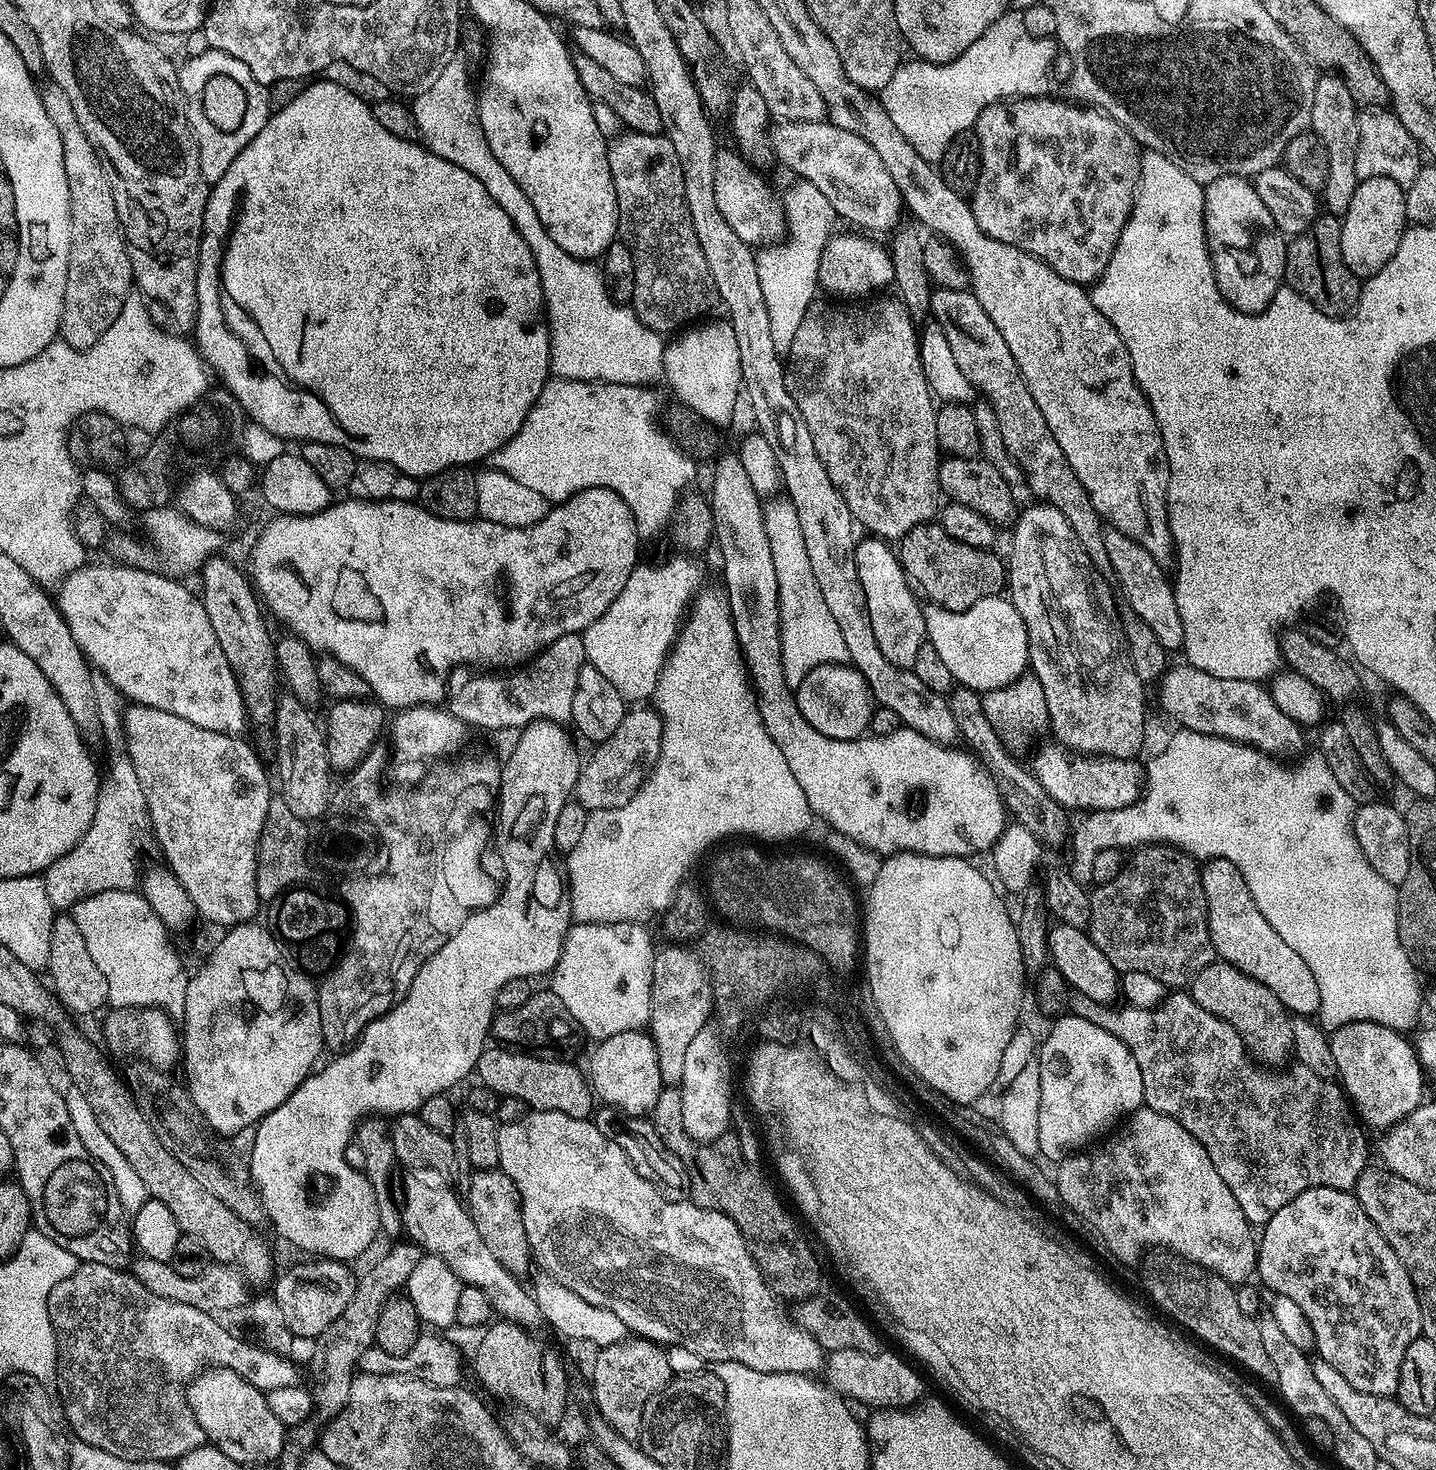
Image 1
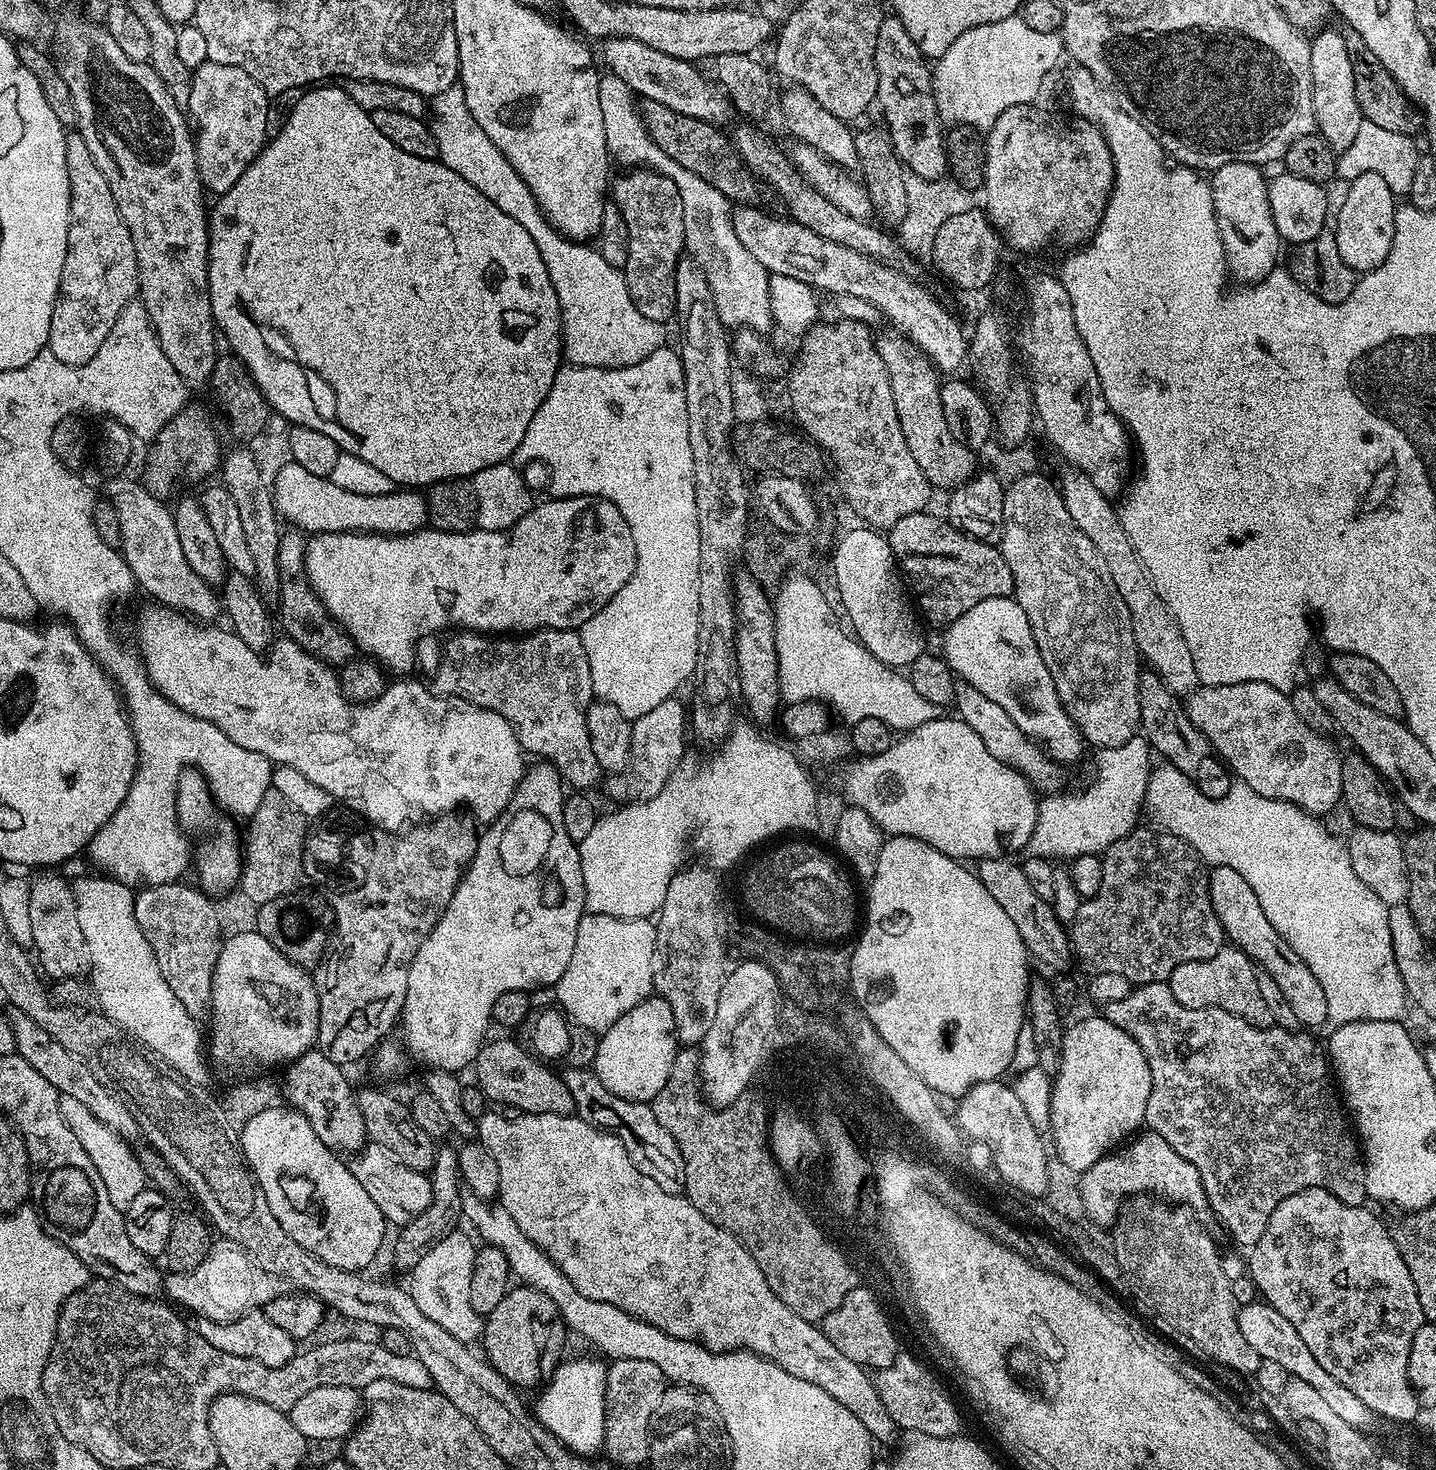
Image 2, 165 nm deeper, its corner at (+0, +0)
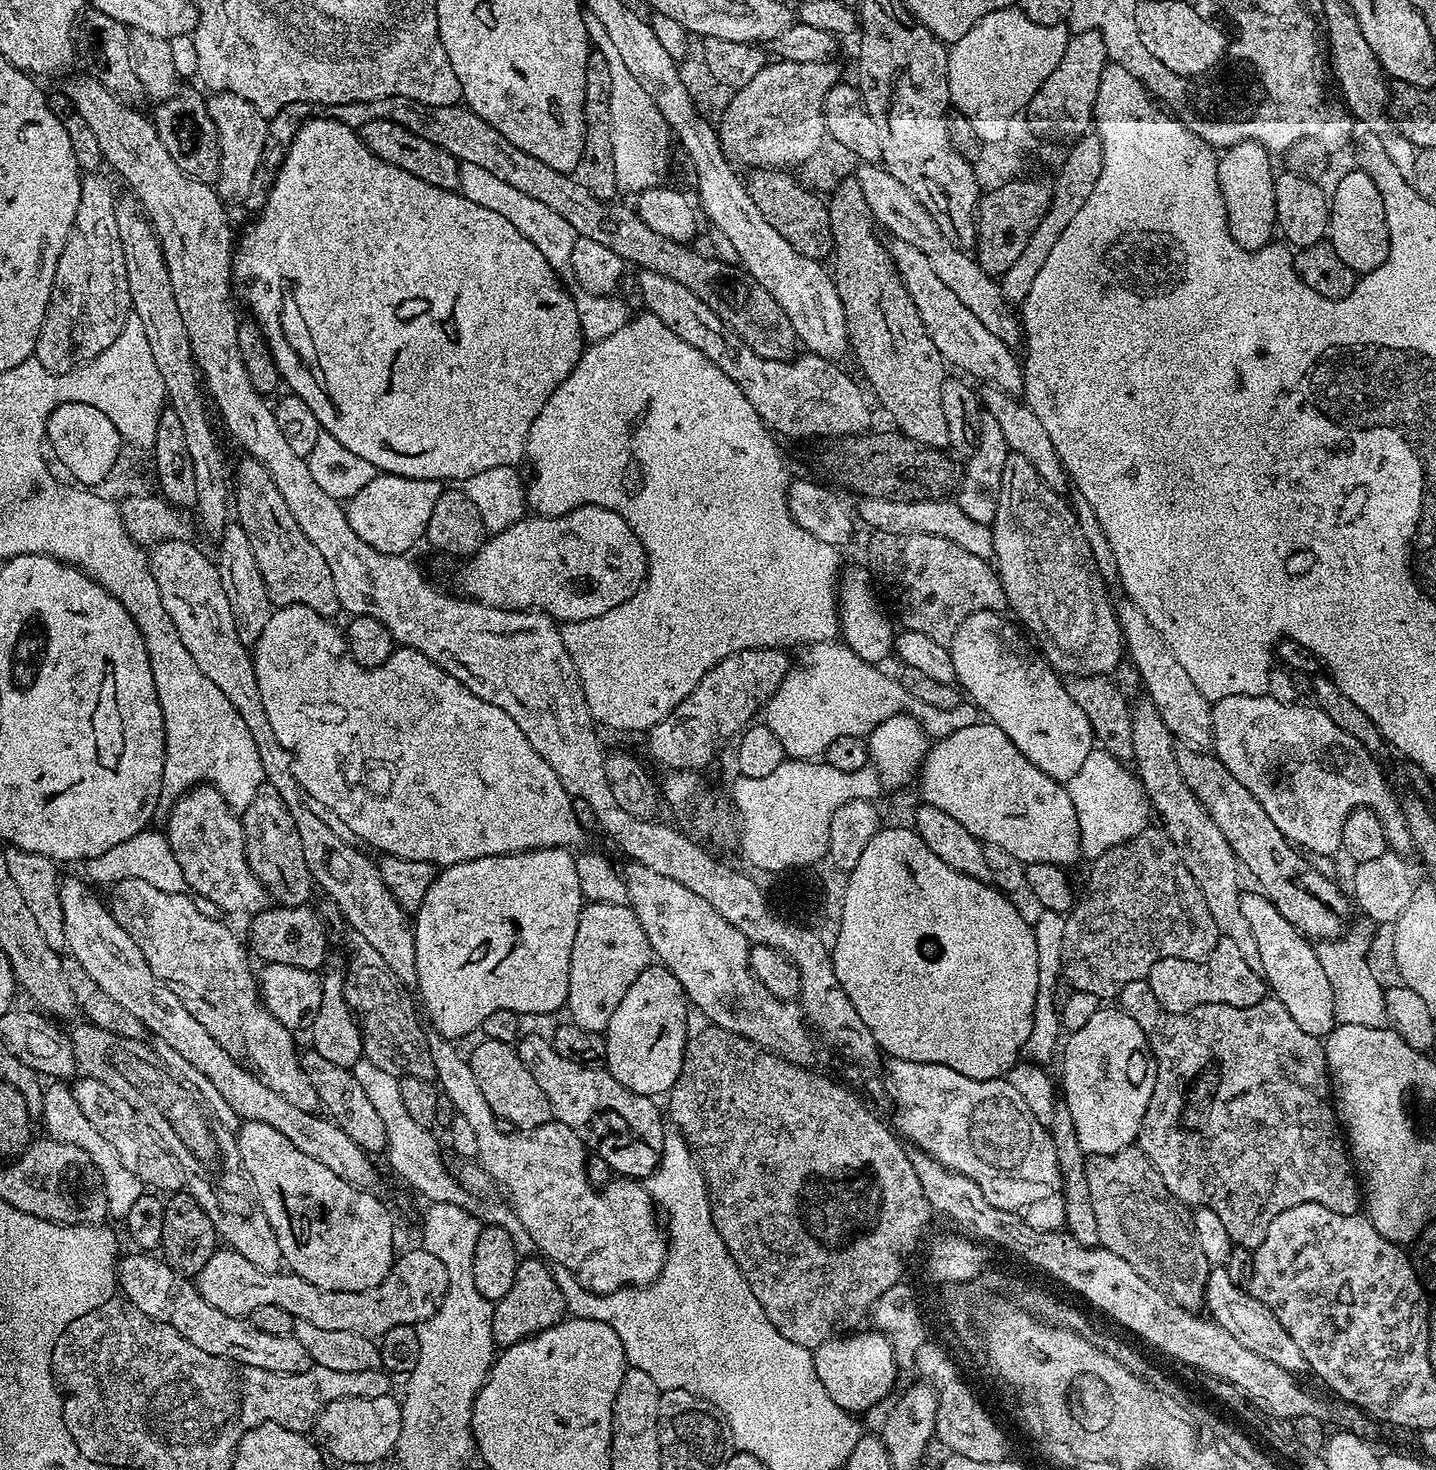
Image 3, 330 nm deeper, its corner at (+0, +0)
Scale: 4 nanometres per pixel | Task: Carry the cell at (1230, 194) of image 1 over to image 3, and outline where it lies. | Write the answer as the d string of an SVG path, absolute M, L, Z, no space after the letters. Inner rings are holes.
M1247 140L1223 149L1219 153L1218 186L1222 190L1224 205L1228 211L1230 238L1248 252L1273 243L1276 227L1276 176L1272 172L1273 153L1258 142Z

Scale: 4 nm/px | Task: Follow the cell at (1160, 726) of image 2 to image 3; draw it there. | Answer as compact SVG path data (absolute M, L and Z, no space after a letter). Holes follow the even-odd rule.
M1184 746L1177 751L1176 757L1178 770L1182 770L1182 778L1186 778L1186 786L1190 786L1206 814L1214 818L1214 826L1222 830L1243 871L1256 879L1255 887L1264 893L1278 914L1313 941L1335 940L1341 935L1349 923L1349 897L1344 897L1339 886L1330 877L1323 876L1308 861L1311 859L1293 847L1282 830L1270 822L1266 810L1258 806L1258 798L1254 798L1254 794L1250 794L1250 790L1246 790L1246 786L1242 786L1242 782L1238 782L1238 778L1234 778L1234 774L1230 774L1211 751Z

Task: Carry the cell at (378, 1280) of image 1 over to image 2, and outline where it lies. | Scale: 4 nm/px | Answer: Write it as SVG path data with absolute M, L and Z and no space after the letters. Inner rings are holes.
M441 1145L435 1156L435 1162L430 1169L431 1204L426 1210L414 1216L410 1223L403 1225L392 1244L392 1258L395 1264L404 1272L411 1271L418 1262L426 1256L428 1250L433 1248L446 1233L457 1227L461 1217L460 1202L462 1199L461 1174L457 1162L457 1149L453 1146Z

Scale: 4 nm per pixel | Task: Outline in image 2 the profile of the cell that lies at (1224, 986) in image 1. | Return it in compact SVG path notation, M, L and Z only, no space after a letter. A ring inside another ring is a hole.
M1223 946L1215 956L1205 961L1183 962L1167 978L1170 994L1191 1008L1221 1008L1235 1016L1246 1016L1254 1024L1267 1025L1272 1016L1258 990L1257 965L1235 946Z

